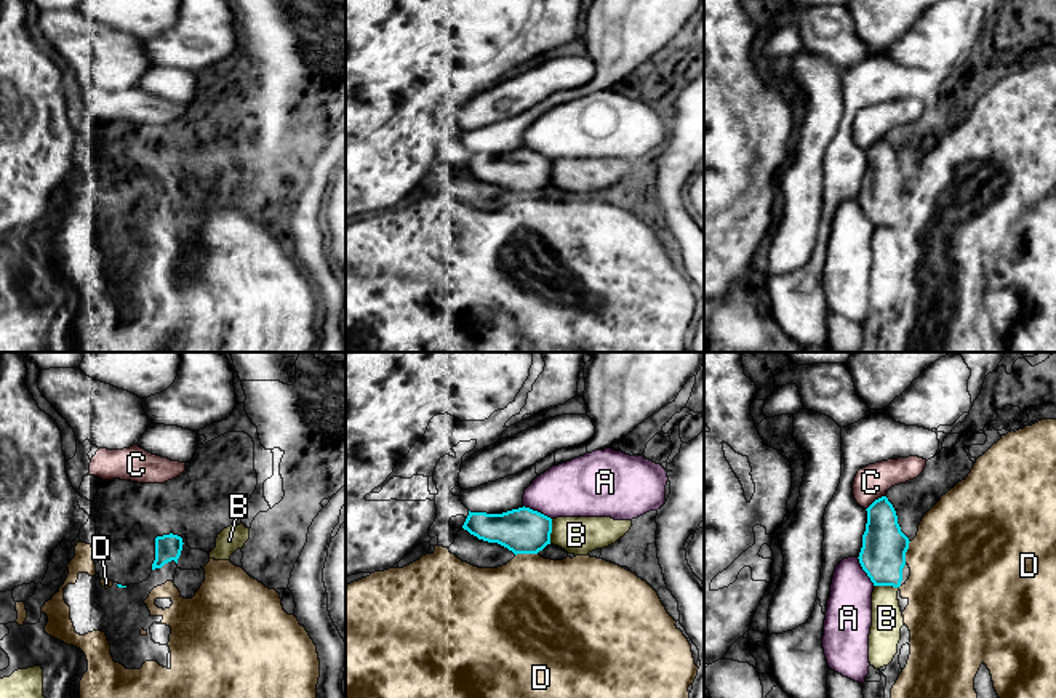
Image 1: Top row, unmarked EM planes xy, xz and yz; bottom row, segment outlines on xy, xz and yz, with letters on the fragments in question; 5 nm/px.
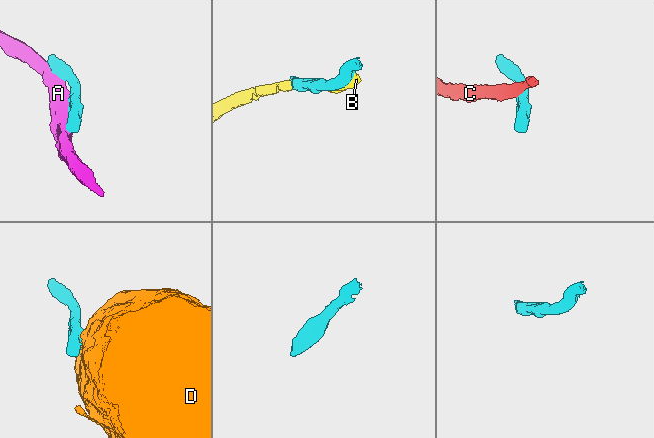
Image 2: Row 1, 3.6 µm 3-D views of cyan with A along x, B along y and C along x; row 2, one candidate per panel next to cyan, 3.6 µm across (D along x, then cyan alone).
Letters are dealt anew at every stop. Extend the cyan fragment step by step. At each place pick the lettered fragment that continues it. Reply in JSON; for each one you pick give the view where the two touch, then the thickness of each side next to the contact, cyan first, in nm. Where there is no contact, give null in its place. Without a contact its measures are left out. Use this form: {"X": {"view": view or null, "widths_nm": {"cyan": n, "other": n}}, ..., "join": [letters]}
{"join": []}

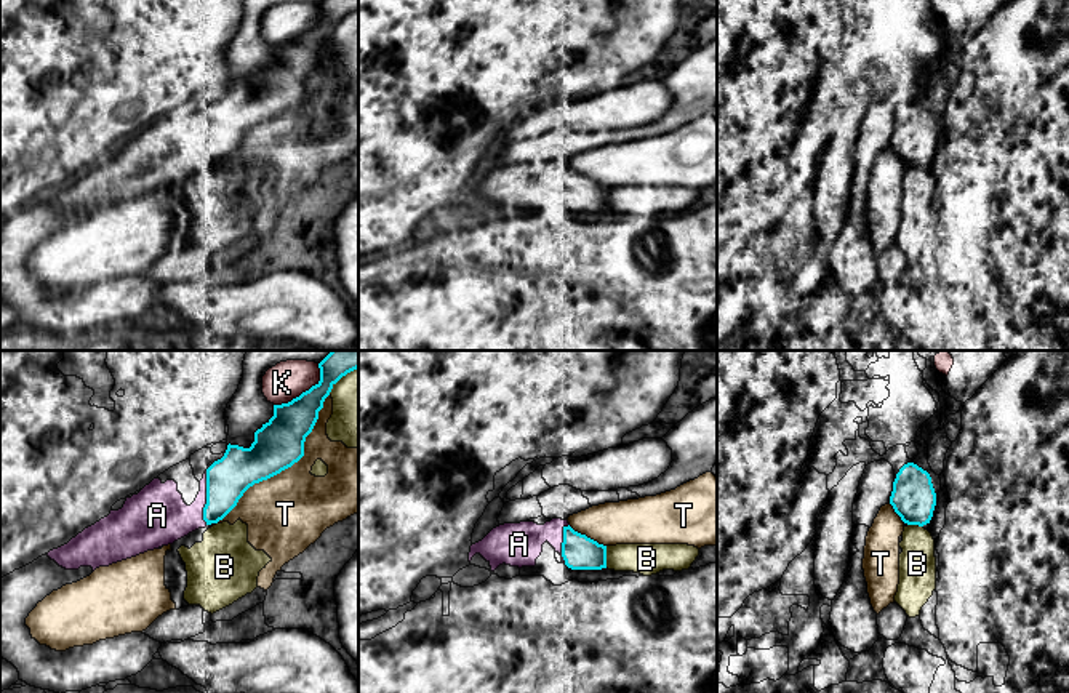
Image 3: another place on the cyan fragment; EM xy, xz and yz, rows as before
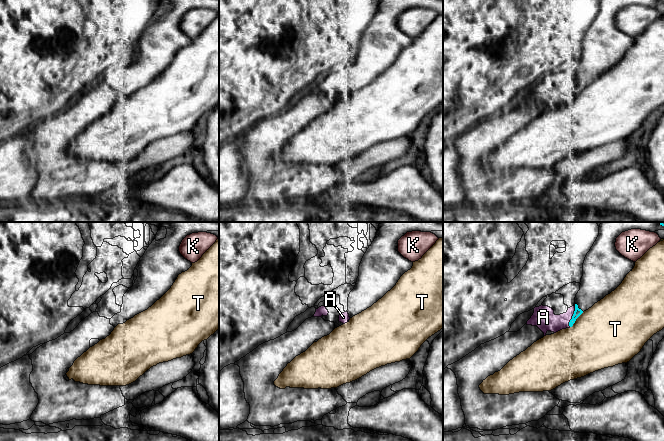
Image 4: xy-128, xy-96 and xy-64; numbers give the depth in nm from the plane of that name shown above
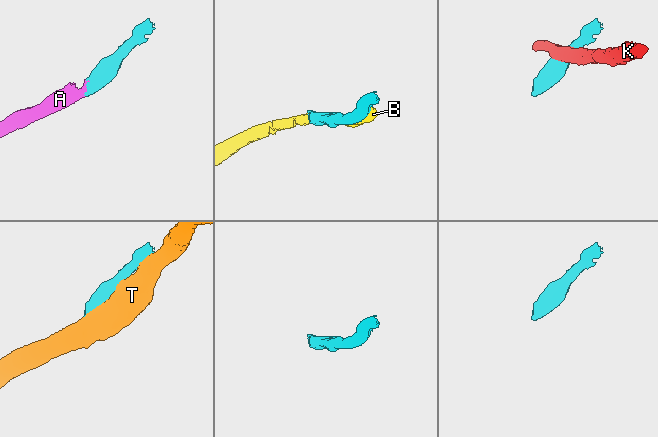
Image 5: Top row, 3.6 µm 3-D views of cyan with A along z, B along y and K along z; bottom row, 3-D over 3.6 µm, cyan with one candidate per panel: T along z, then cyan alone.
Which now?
{"A": {"view": "xy", "widths_nm": {"cyan": 220, "other": 280}}, "join": ["A"]}

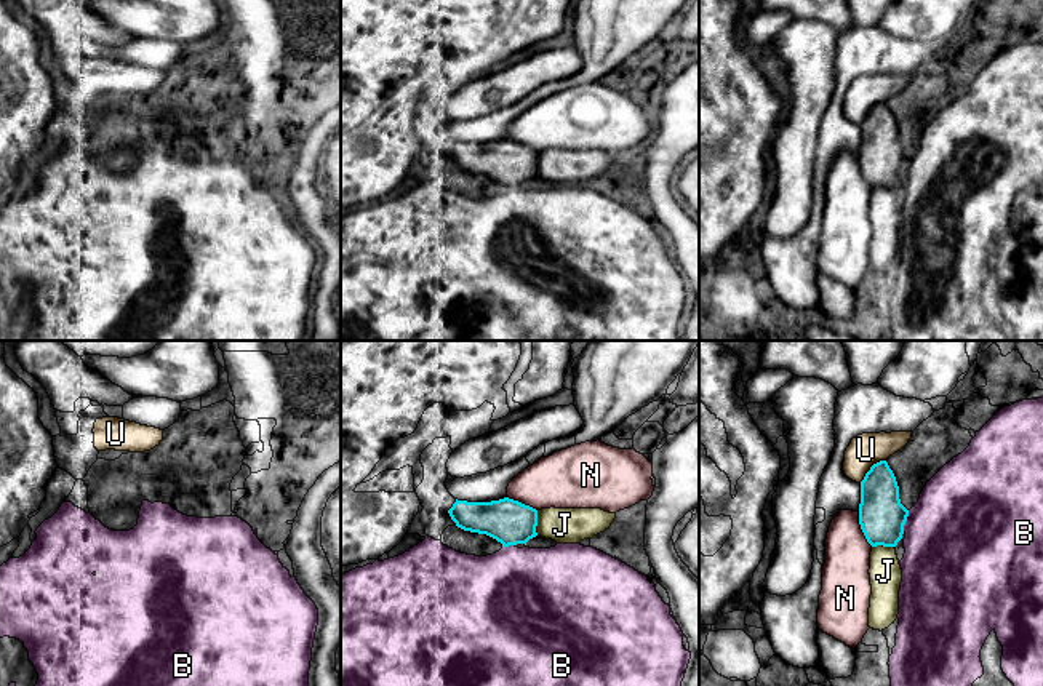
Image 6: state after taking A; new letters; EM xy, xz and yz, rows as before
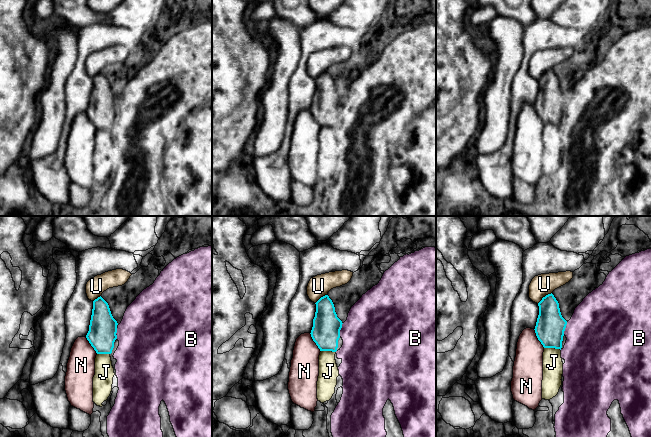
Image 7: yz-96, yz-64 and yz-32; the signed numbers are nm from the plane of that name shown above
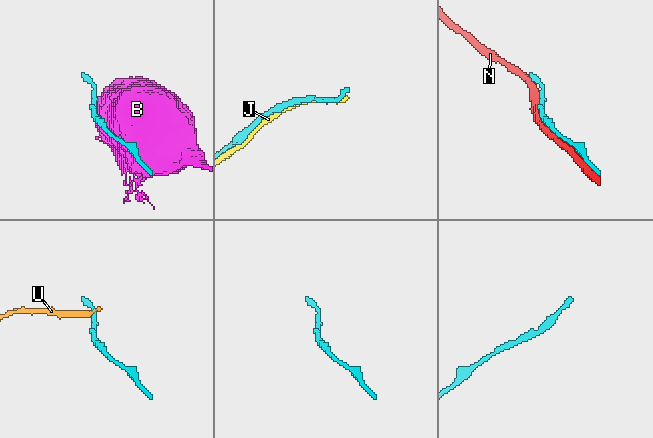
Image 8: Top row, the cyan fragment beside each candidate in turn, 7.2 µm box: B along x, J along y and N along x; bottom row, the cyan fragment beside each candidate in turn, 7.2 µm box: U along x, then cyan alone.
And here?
{"join": []}

